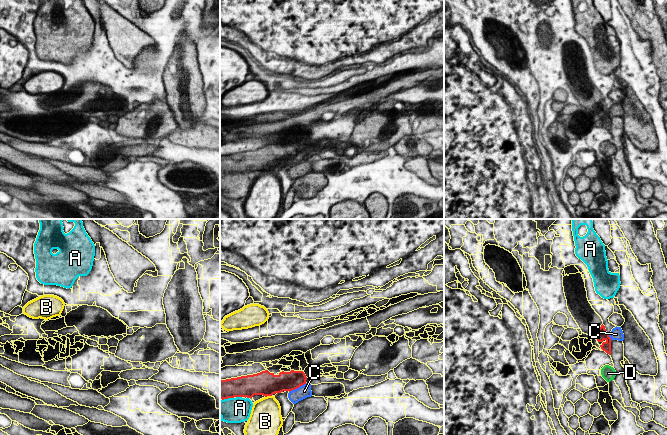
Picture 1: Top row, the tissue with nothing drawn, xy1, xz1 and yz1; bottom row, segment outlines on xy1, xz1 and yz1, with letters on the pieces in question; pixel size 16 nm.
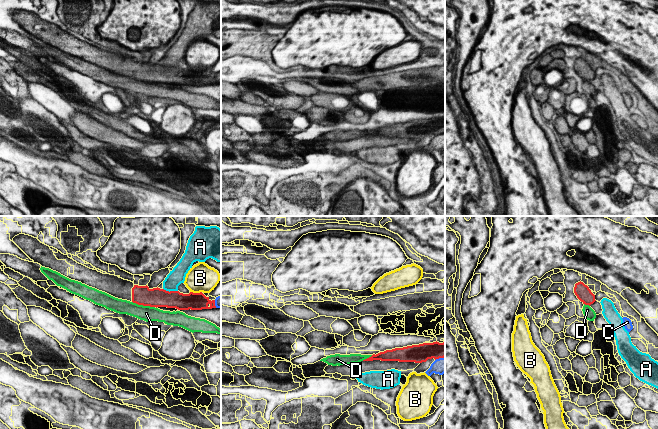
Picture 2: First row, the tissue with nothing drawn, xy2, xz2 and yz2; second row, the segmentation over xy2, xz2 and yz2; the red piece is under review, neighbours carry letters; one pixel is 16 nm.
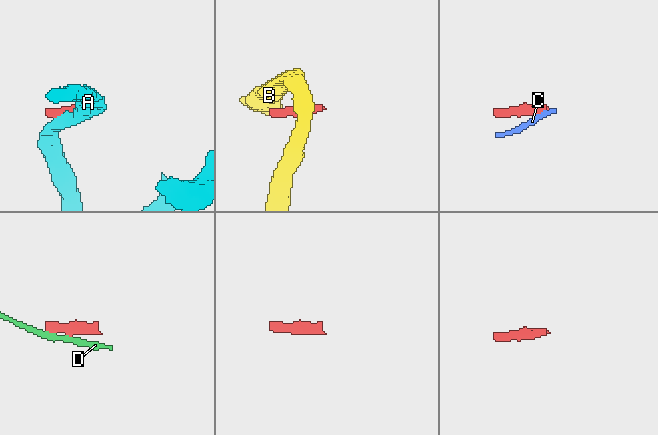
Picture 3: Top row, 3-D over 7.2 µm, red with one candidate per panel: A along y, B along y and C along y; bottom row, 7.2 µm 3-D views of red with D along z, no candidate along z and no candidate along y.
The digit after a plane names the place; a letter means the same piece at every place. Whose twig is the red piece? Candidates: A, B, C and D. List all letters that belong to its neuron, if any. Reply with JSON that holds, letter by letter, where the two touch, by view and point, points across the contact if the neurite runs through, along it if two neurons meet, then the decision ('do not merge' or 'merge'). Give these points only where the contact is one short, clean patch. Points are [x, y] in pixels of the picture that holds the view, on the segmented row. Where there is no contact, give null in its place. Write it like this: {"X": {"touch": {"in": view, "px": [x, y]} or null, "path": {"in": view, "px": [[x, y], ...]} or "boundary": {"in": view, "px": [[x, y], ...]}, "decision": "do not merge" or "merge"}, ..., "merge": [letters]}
{"A": {"touch": {"in": "xy2", "px": [170, 291]}, "decision": "do not merge"}, "B": {"touch": {"in": "xy2", "px": [196, 293]}, "decision": "do not merge"}, "C": {"touch": {"in": "xz1", "px": [297, 387]}, "boundary": {"in": "xz1", "px": [[306, 383], [289, 392]]}, "decision": "do not merge"}, "D": {"touch": {"in": "xy2", "px": [143, 305]}, "decision": "do not merge"}, "merge": []}

